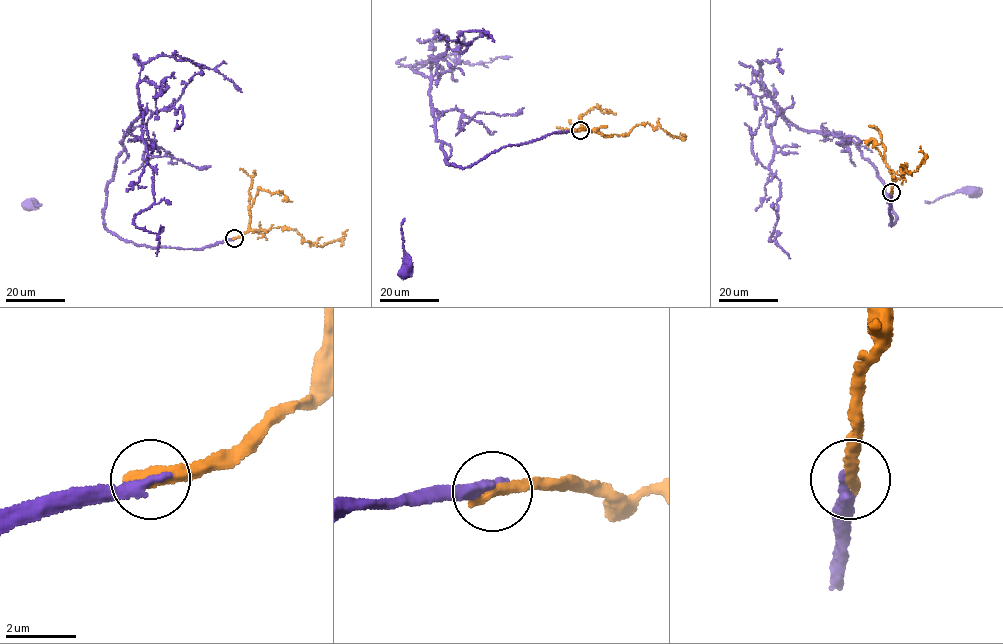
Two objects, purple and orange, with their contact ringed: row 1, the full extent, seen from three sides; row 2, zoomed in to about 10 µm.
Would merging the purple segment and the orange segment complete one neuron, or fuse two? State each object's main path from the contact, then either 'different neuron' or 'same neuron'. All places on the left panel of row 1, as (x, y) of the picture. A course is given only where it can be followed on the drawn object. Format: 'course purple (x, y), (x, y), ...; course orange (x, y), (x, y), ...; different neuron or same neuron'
course purple (234, 238), (201, 248), (151, 247), (126, 241), (109, 232), (102, 216), (35, 205), (36, 200), (29, 205); course orange (234, 238), (250, 230), (265, 233), (271, 228), (288, 227), (310, 244), (323, 245), (341, 239), (348, 230); different neuron

